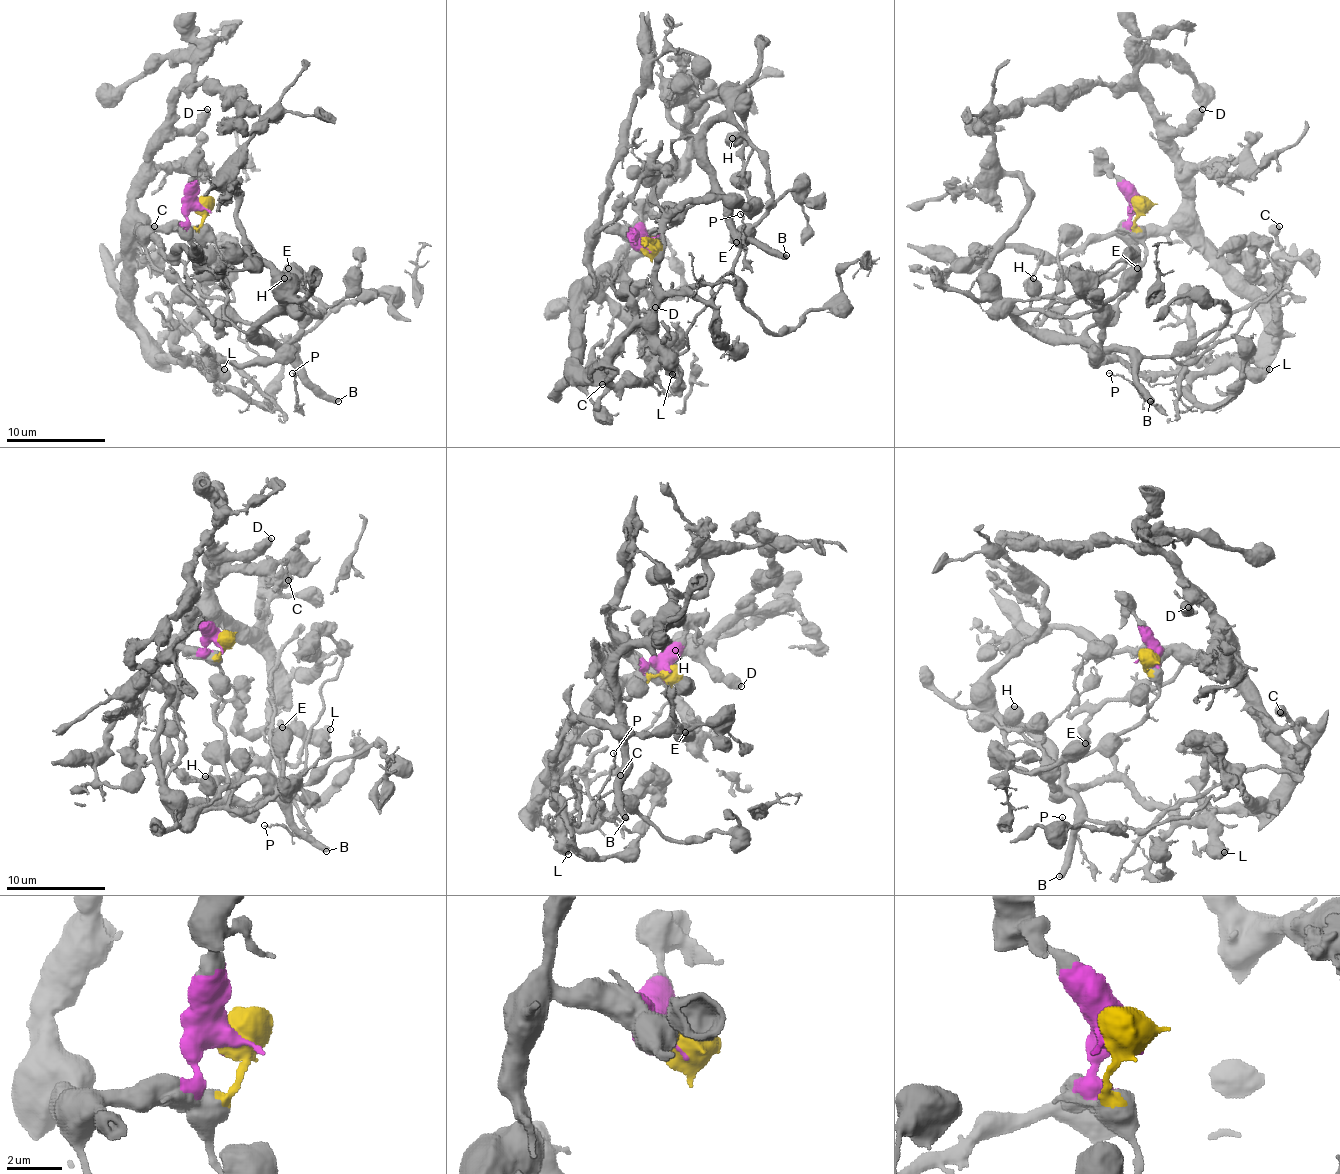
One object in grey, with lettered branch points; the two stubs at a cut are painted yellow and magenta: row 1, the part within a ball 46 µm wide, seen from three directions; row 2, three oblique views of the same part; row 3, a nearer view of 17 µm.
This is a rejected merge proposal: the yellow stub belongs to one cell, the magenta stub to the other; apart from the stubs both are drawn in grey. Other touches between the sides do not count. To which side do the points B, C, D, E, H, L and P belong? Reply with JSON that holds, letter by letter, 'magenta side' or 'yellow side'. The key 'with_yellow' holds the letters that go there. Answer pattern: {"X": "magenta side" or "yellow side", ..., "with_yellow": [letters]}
{"B": "yellow side", "C": "magenta side", "D": "magenta side", "E": "yellow side", "H": "yellow side", "L": "magenta side", "P": "yellow side", "with_yellow": ["B", "E", "H", "P"]}

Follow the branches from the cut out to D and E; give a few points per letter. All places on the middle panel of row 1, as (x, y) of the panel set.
D: (645, 243), (632, 233), (600, 233), (583, 288), (598, 285), (608, 275), (627, 280), (655, 308)
E: (645, 243), (640, 250), (712, 183), (704, 136), (717, 121), (729, 121), (769, 173), (772, 206), (737, 243)

